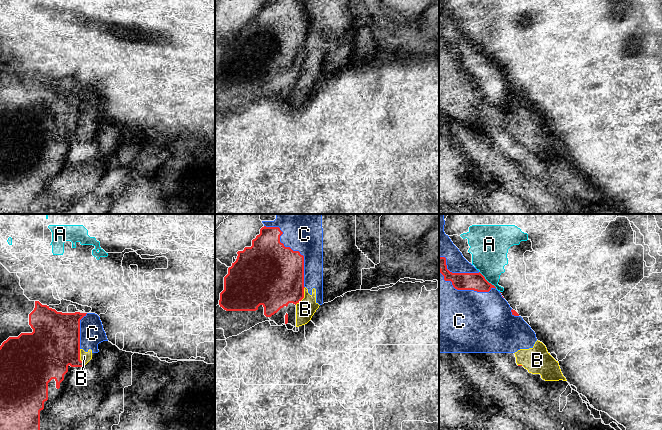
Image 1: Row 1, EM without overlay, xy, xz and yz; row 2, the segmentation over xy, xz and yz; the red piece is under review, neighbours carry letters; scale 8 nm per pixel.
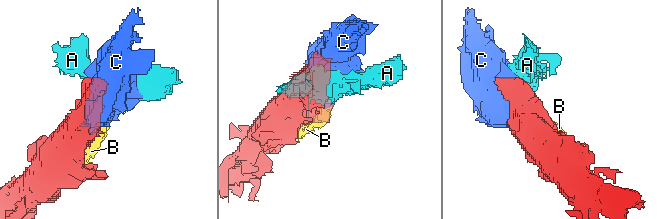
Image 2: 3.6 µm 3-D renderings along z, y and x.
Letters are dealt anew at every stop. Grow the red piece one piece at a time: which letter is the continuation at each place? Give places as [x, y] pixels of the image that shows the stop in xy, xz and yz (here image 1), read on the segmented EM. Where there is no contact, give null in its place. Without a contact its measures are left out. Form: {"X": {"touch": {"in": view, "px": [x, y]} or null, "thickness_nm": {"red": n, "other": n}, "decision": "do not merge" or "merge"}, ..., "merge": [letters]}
{"A": {"touch": {"in": "yz", "px": [486, 280]}, "thickness_nm": {"red": 140, "other": 300}, "decision": "do not merge"}, "B": {"touch": {"in": "xz", "px": [303, 296]}, "thickness_nm": {"red": 420, "other": 160}, "decision": "do not merge"}, "C": {"touch": {"in": "xz", "px": [292, 250]}, "thickness_nm": {"red": 500, "other": 340}, "decision": "merge"}, "merge": ["C"]}

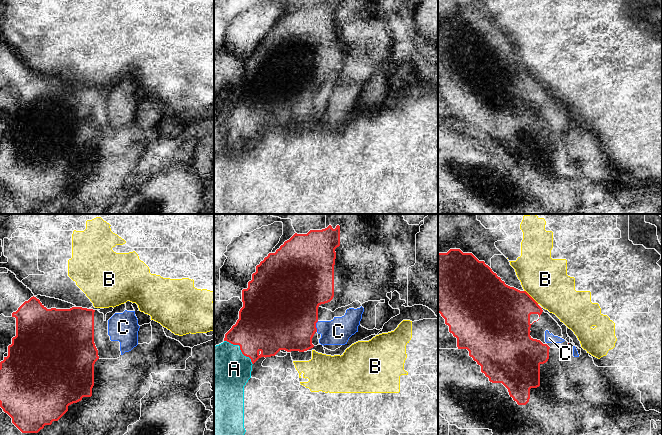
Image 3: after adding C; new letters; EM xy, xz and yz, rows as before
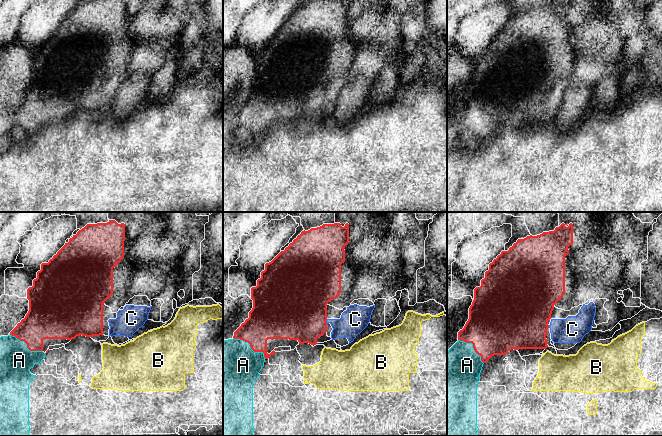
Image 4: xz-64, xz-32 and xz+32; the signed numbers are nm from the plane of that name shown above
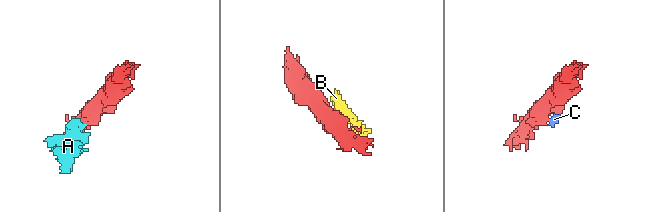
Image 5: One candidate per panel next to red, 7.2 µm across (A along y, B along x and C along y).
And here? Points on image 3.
{"A": {"touch": {"in": "xz", "px": [240, 349]}, "thickness_nm": {"red": 380, "other": 440}, "decision": "do not merge"}, "B": {"touch": {"in": "yz", "px": [530, 296]}, "thickness_nm": {"red": 420, "other": 360}, "decision": "do not merge"}, "C": {"touch": {"in": "xz", "px": [315, 326]}, "thickness_nm": {"red": 500, "other": 200}, "decision": "do not merge"}, "merge": []}

